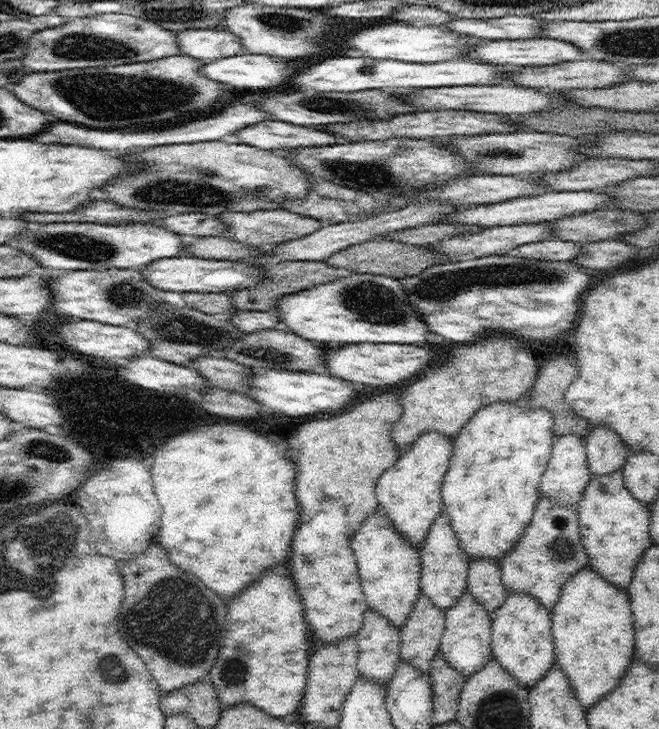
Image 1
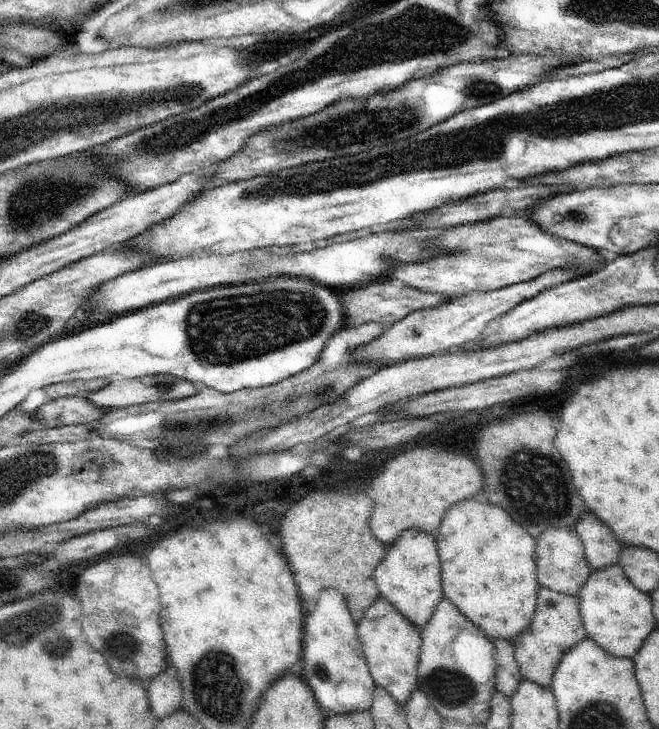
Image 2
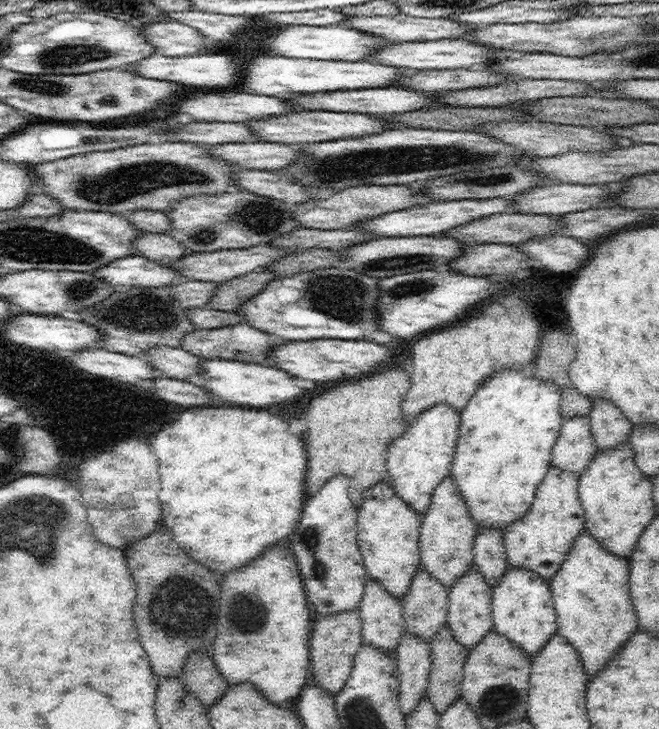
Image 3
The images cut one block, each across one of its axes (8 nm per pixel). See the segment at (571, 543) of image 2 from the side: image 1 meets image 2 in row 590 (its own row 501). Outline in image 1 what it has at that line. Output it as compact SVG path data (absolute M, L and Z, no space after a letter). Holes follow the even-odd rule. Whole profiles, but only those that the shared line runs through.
M565 434L553 444L547 470L539 483L539 496L551 498L555 503L562 506L574 506L584 496L584 490L586 490L591 478L592 474L588 468L588 461L586 461L585 439L577 434Z

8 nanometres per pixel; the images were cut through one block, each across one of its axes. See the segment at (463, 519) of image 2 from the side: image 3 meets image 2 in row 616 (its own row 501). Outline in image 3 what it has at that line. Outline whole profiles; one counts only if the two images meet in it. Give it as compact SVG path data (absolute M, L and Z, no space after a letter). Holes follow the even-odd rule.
M502 369L486 379L460 411L460 426L450 476L476 522L478 530L503 530L522 519L535 499L536 490L550 470L551 455L564 418L561 391L556 382L526 377L520 369Z

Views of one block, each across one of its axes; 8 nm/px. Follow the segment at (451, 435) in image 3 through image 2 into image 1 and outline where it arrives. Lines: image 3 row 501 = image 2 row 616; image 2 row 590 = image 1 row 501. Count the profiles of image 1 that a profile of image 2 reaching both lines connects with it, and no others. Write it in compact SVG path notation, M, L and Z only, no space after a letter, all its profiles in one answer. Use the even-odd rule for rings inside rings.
M429 430L422 433L412 444L402 451L401 456L390 470L386 470L376 484L376 498L384 506L386 514L394 524L394 530L420 549L427 532L444 511L441 489L448 462L452 457L453 439L441 432Z

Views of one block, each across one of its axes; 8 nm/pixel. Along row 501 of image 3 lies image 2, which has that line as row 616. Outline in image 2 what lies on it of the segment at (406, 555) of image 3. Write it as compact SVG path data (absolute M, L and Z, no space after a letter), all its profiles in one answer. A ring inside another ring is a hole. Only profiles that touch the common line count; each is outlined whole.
M378 598L357 623L370 674L375 686L382 686L398 704L406 704L418 687L417 668L421 645L421 629L406 620L386 598Z

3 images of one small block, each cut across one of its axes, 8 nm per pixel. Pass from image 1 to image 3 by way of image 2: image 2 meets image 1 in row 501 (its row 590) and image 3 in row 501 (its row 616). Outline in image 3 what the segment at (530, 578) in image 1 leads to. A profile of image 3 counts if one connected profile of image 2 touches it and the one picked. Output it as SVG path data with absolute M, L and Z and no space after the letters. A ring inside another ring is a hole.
M550 468L536 490L535 499L530 510L522 519L512 522L504 528L503 545L506 549L507 563L510 567L528 569L537 572L550 584L556 571L562 566L566 555L580 532L585 530L585 510L578 494L579 476L572 472L560 472L560 468Z

